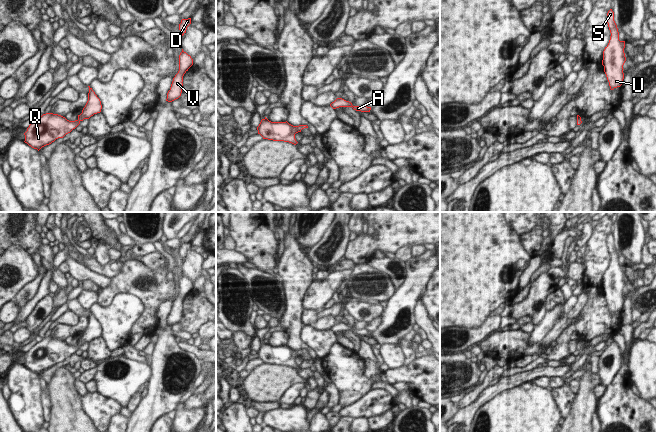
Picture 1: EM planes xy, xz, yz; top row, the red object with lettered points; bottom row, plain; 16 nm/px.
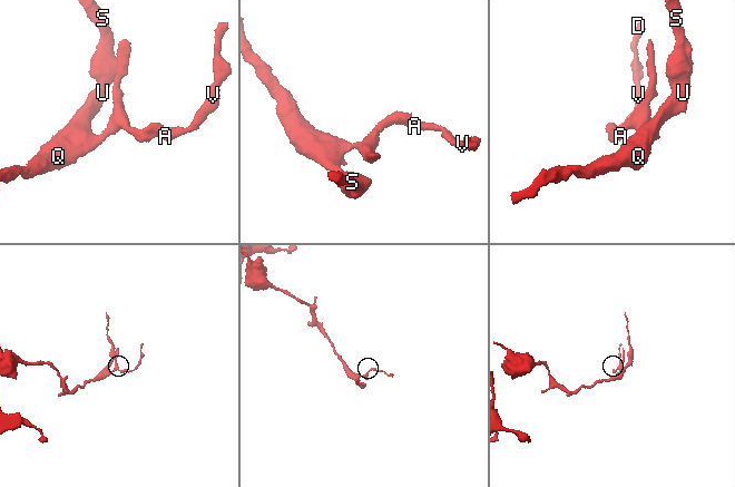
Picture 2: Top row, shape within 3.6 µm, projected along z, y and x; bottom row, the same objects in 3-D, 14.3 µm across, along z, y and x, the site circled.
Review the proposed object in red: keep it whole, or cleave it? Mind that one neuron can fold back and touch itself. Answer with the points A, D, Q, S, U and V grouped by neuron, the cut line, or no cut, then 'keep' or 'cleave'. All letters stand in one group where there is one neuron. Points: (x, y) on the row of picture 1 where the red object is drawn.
A D Q S U V; no cut; keep

